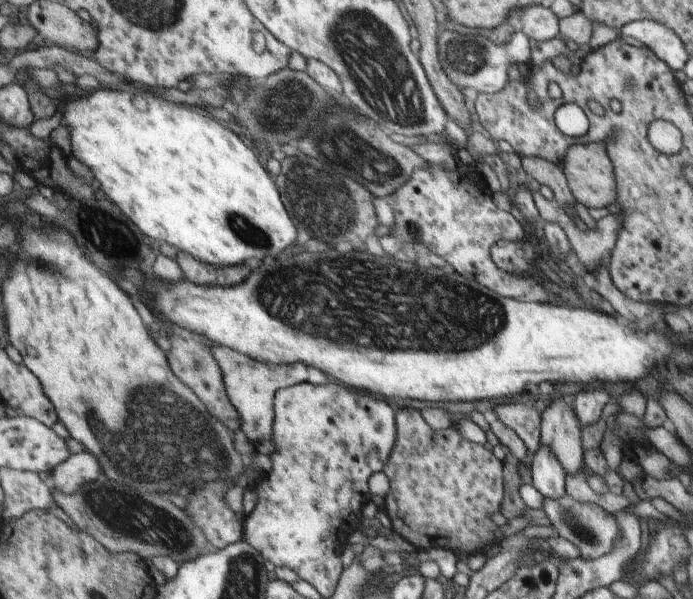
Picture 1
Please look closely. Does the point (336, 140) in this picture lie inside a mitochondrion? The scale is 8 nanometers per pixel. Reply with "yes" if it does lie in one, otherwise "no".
yes

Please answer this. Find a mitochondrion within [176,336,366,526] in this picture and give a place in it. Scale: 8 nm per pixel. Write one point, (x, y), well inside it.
(195, 363)

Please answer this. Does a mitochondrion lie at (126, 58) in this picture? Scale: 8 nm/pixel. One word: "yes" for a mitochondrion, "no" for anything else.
no

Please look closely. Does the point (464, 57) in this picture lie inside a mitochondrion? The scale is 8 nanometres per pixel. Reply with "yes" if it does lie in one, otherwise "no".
yes

